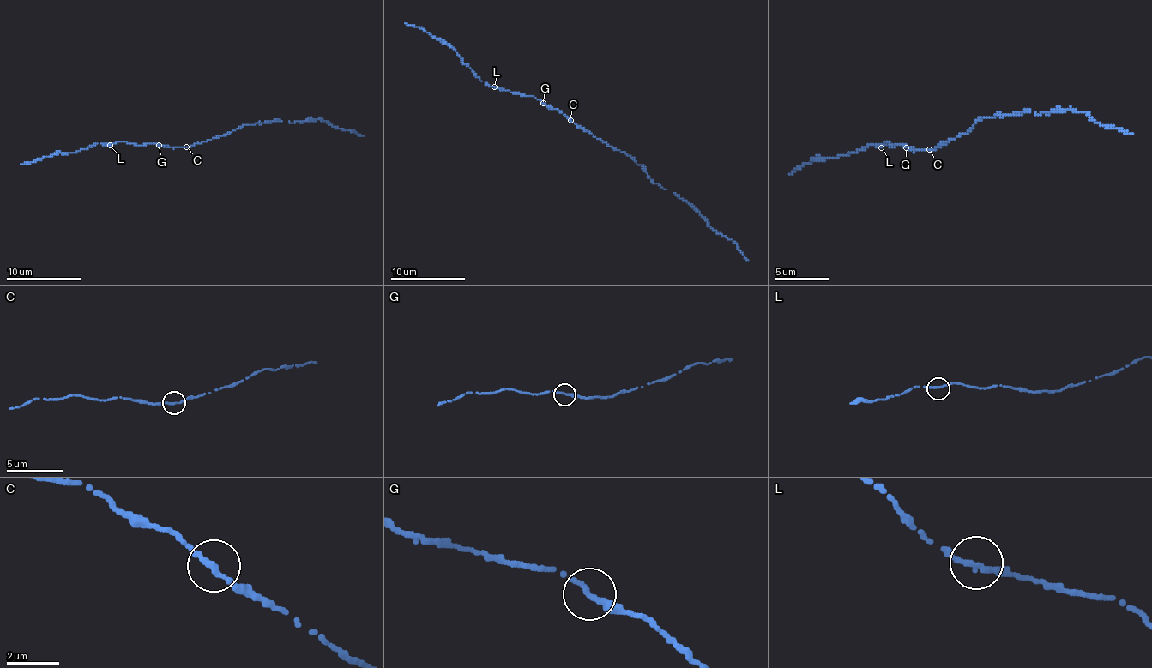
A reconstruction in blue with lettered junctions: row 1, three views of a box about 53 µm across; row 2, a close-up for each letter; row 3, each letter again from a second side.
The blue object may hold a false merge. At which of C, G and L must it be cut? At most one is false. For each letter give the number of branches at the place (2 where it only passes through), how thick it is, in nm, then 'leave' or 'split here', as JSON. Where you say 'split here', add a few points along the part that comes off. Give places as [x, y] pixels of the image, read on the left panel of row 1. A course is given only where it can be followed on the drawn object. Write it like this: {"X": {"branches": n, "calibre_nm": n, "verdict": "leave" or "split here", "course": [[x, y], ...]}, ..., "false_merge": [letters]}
{"C": {"branches": 2, "calibre_nm": 240, "verdict": "leave"}, "G": {"branches": 2, "calibre_nm": 240, "verdict": "leave"}, "L": {"branches": 2, "calibre_nm": 240, "verdict": "leave"}, "false_merge": []}

